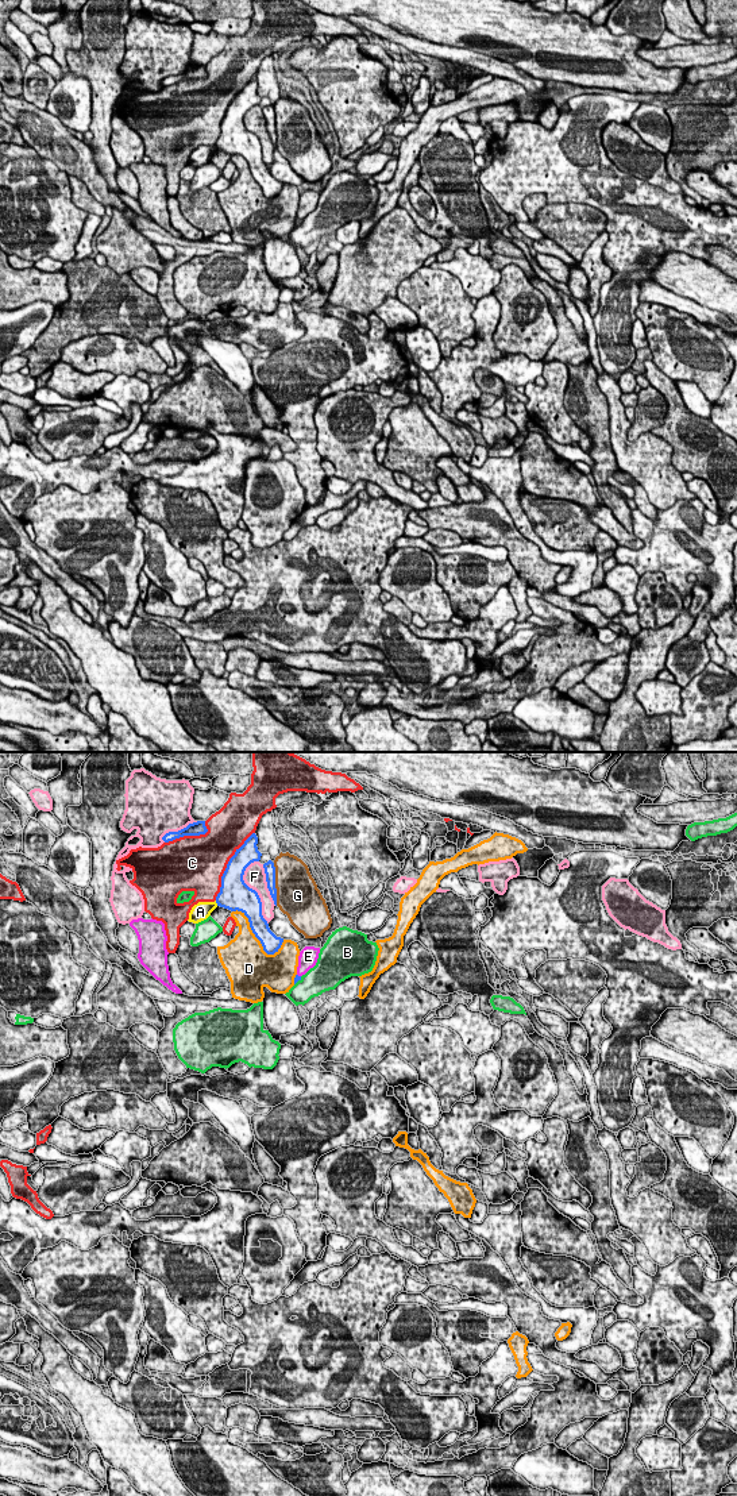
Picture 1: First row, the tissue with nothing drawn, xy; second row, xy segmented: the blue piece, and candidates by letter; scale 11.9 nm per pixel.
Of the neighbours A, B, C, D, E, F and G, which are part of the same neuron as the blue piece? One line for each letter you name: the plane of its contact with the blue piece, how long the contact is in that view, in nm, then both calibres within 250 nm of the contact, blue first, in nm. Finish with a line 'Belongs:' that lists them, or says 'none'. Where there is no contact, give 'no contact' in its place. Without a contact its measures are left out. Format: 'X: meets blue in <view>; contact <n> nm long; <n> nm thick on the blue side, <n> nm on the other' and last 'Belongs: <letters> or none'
A: meets blue in xy; contact 70 nm long; 360 nm thick on the blue side, 220 nm on the other
Belongs: A

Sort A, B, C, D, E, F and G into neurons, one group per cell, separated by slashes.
A / B / C / D / E / F / G

